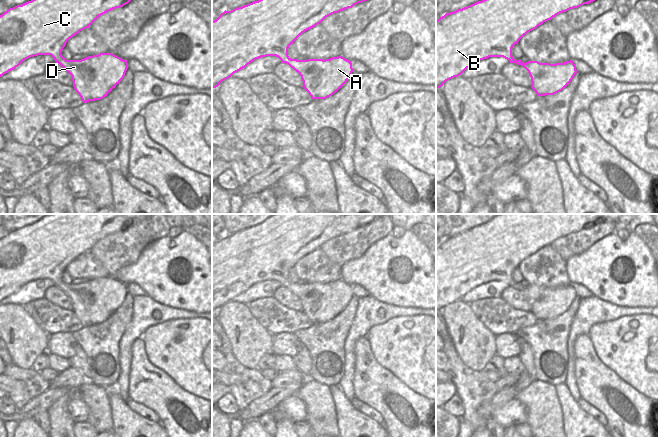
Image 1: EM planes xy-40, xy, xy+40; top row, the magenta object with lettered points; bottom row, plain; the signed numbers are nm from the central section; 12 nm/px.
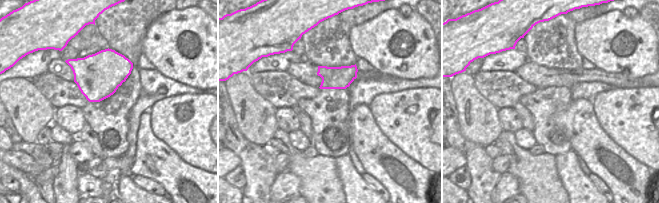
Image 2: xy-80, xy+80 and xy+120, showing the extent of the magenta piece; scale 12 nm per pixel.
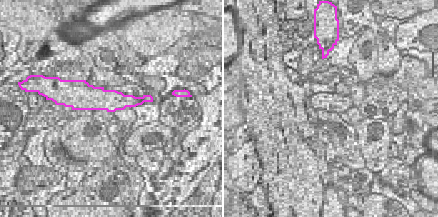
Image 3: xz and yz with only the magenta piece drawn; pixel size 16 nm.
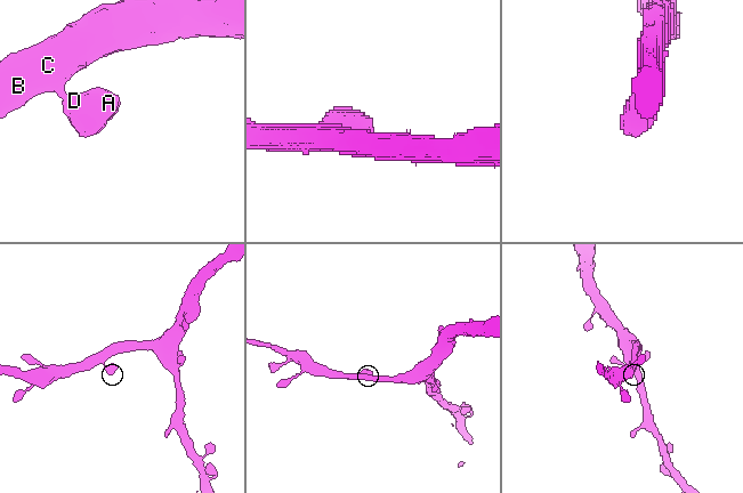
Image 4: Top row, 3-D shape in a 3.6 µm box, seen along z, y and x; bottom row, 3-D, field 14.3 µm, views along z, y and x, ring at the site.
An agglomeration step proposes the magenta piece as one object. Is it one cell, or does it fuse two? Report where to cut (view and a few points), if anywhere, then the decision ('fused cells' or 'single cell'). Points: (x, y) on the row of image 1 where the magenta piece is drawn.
no cut | single cell

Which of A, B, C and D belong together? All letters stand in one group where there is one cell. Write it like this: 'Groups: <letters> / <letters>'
Groups: A B C D.

